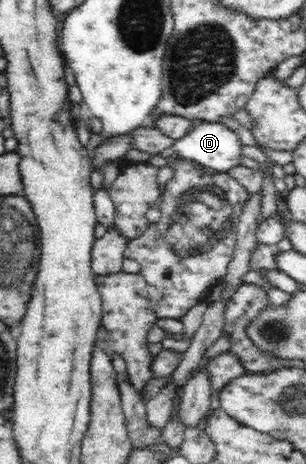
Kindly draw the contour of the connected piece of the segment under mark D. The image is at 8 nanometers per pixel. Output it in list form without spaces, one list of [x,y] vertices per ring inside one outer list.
[[[196,122],[189,134],[175,140],[174,154],[193,159],[216,173],[227,173],[233,167],[242,166],[242,142],[238,132],[226,124]]]

